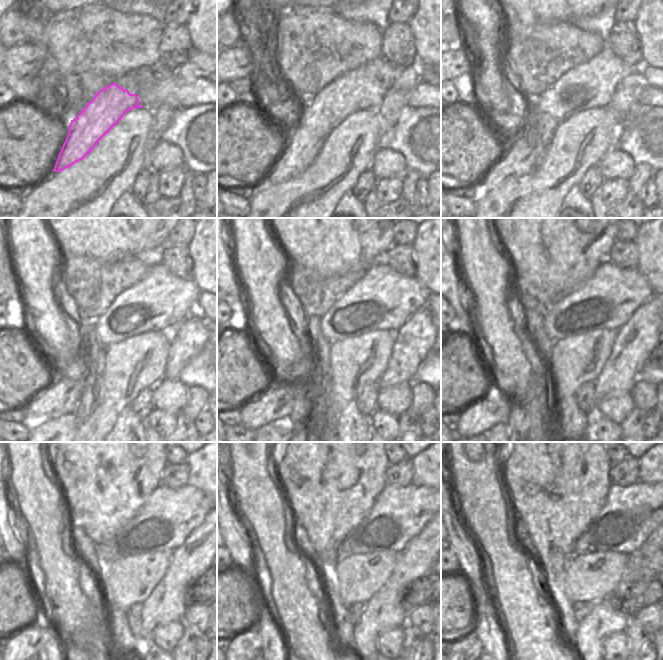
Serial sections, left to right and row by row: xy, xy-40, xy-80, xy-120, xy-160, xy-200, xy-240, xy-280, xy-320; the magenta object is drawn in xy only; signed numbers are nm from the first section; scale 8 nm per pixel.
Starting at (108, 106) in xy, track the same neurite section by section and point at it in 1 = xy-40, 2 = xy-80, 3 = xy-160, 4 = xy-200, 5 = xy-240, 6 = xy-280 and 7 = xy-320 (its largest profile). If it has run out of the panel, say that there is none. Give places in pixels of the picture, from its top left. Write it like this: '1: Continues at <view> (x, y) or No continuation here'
1: Continues at xy-40 (364, 88)
2: Continues at xy-80 (590, 85)
3: Continues at xy-160 (383, 299)
4: Continues at xy-200 (608, 301)
5: Continues at xy-240 (169, 515)
6: Continues at xy-280 (399, 513)
7: Continues at xy-320 (631, 514)

